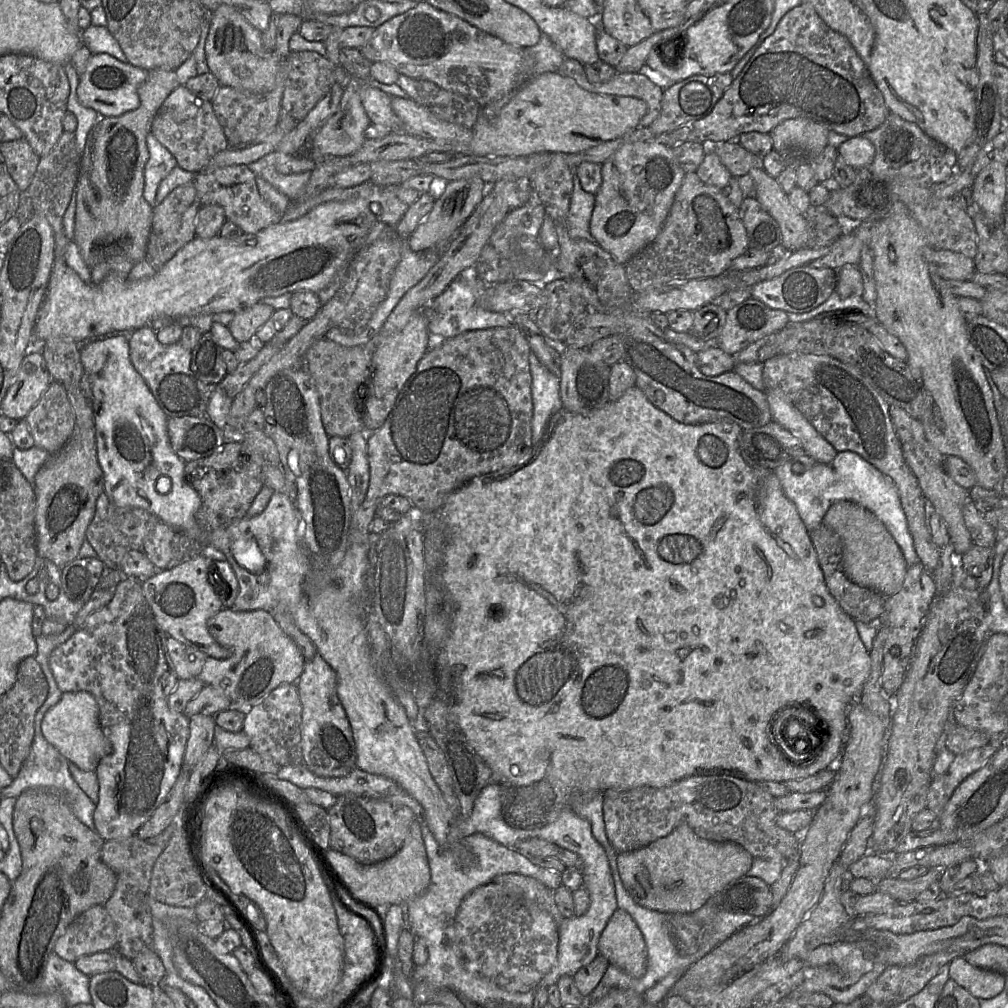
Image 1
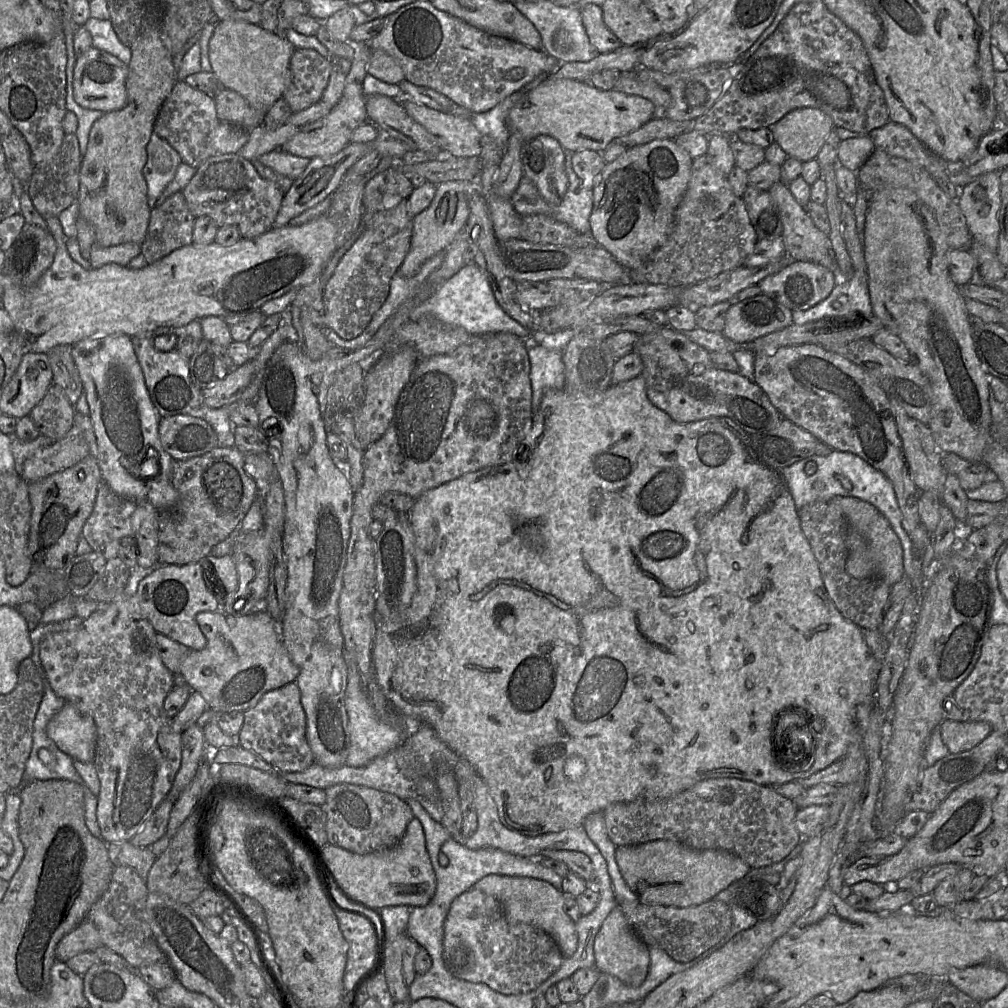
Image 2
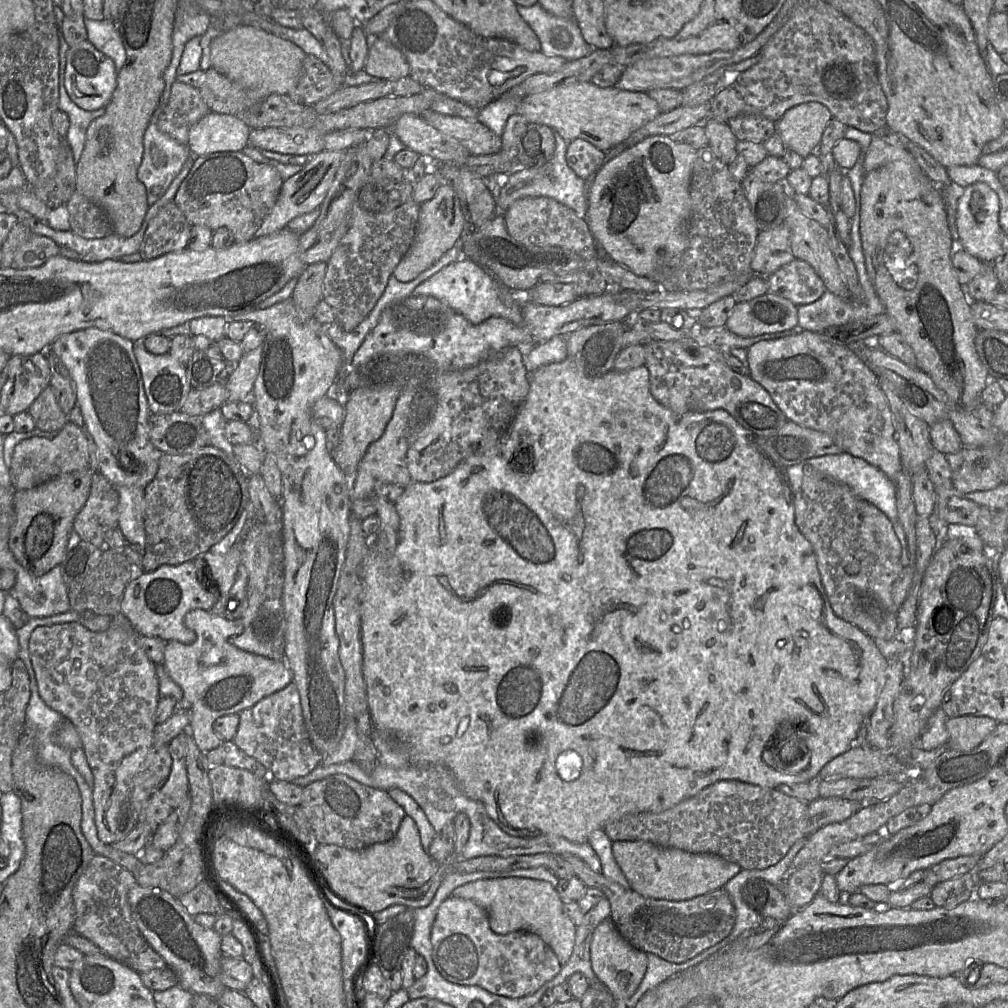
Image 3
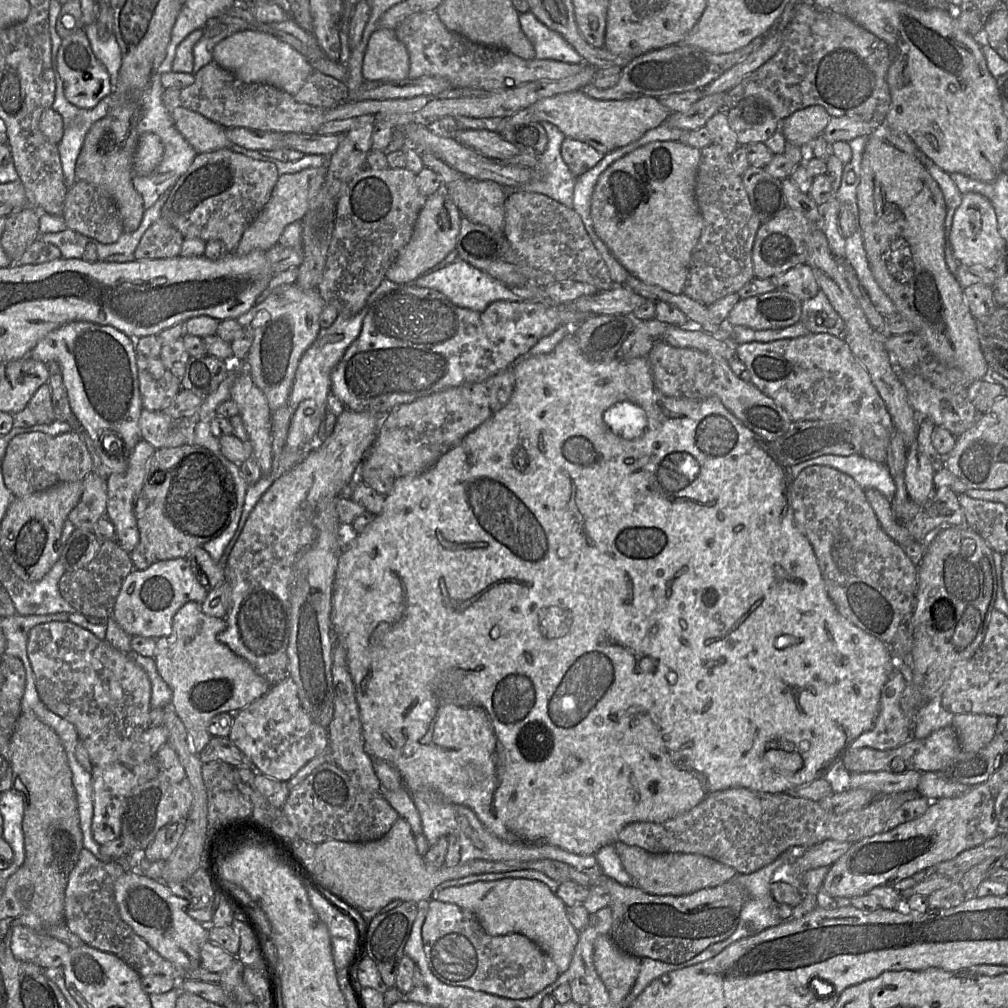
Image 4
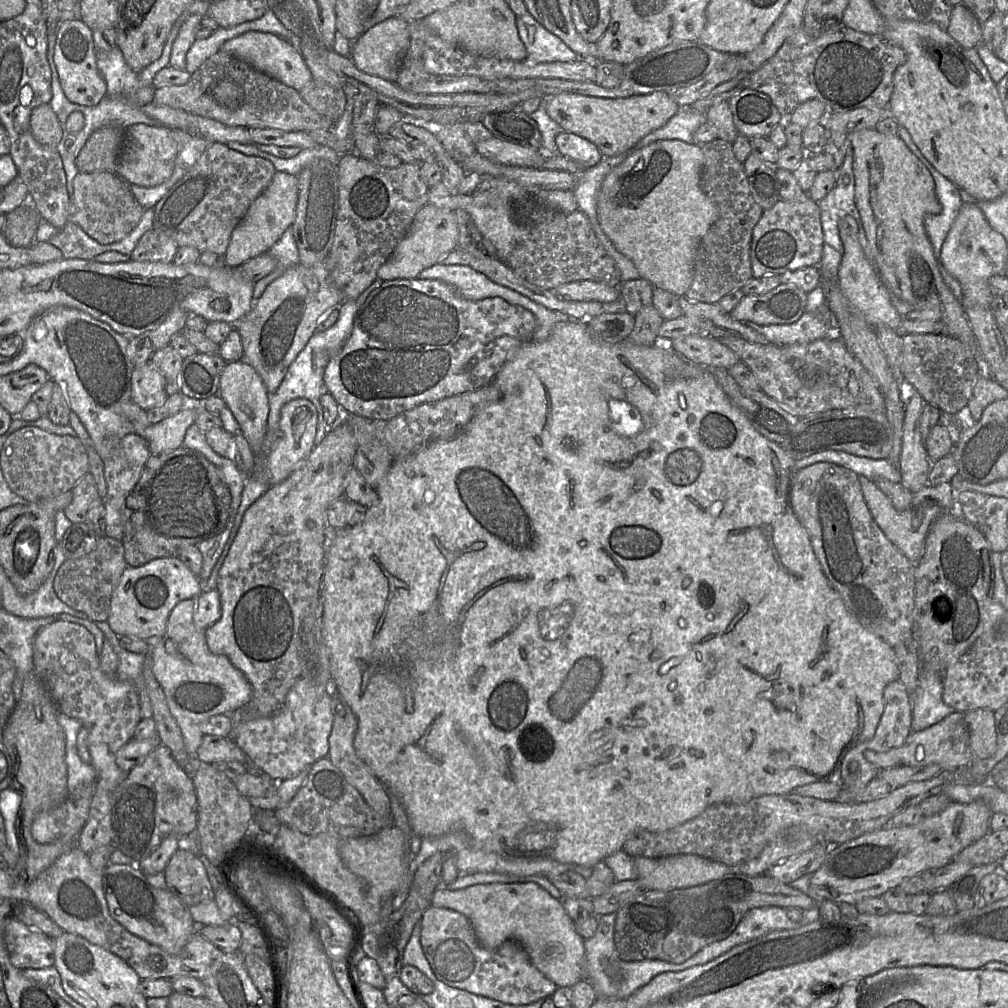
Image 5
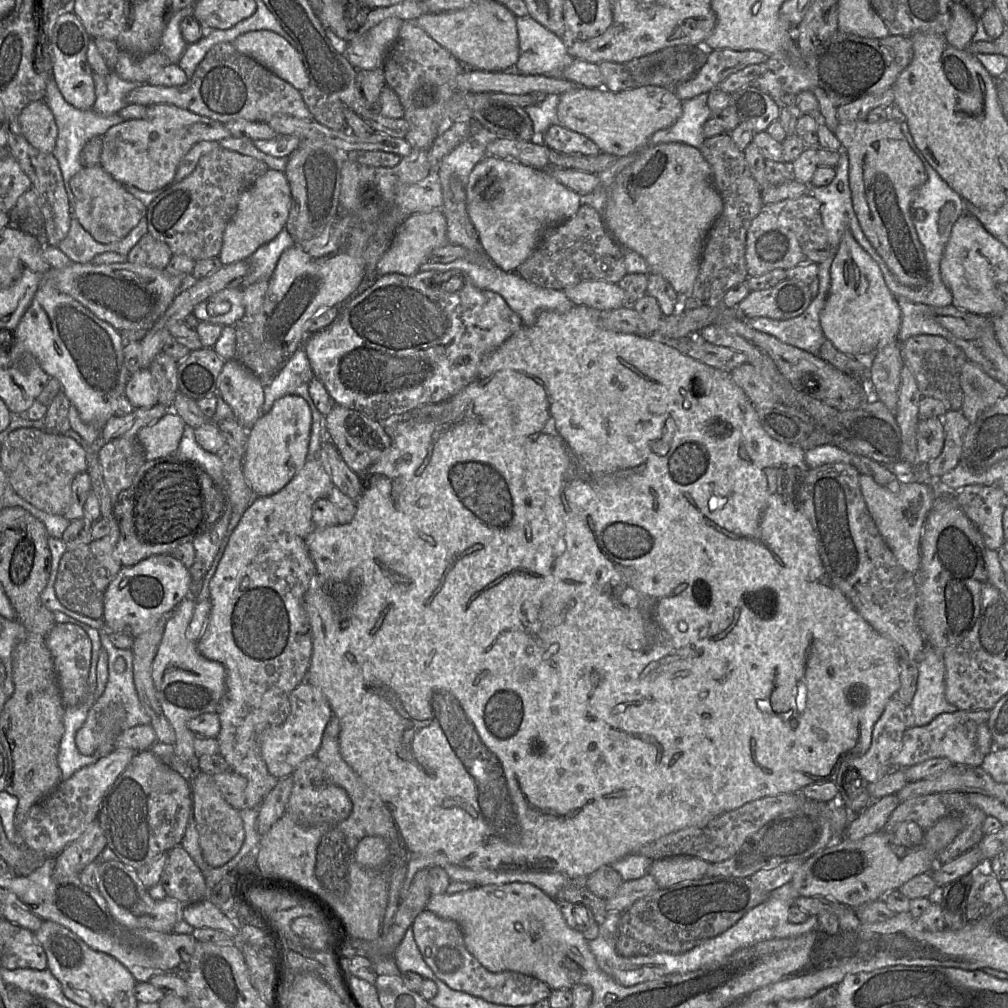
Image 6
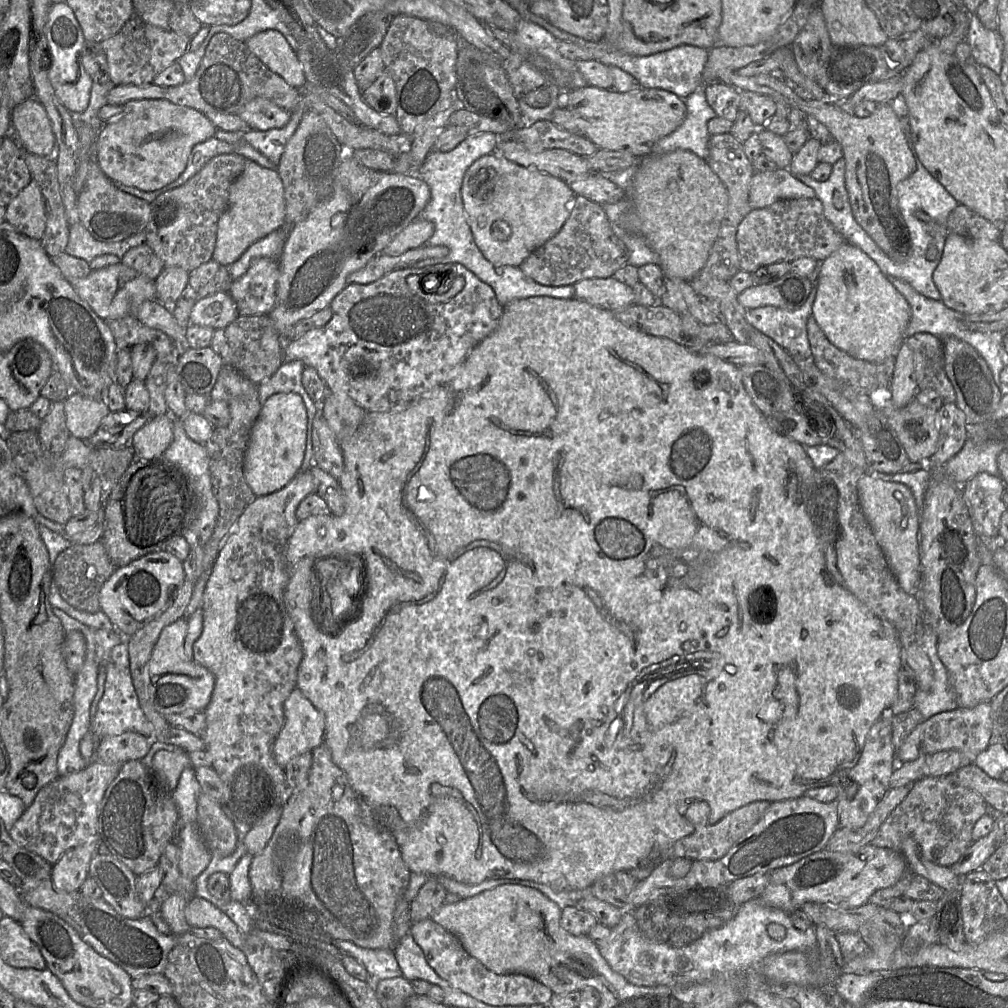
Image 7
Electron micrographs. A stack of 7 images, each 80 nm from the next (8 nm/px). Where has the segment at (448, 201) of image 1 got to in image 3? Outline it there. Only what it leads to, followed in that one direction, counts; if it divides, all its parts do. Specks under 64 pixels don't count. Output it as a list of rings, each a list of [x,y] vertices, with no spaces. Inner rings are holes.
[[[441,183],[435,196],[420,205],[414,239],[392,276],[401,282],[409,282],[432,266],[445,252],[457,245],[464,228],[464,216],[460,201],[451,186]]]

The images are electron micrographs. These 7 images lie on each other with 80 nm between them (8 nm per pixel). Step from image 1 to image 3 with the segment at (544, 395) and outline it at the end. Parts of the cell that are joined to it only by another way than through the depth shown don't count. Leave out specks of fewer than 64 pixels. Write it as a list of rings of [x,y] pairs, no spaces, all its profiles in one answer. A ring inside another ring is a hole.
[[[558,334],[533,347],[522,348],[525,350],[524,363],[529,376],[544,365],[565,360],[567,358],[567,339],[568,337]]]

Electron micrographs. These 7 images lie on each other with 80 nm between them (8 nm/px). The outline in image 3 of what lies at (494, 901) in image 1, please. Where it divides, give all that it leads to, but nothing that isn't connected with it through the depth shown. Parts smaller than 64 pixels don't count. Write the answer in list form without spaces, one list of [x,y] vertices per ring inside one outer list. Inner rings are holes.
[[[450,896],[438,908],[430,940],[432,959],[440,975],[453,984],[475,985],[488,992],[519,998],[533,994],[552,980],[561,970],[561,964],[553,950],[536,934],[514,931],[505,935],[494,933],[489,925],[486,911],[471,900]]]

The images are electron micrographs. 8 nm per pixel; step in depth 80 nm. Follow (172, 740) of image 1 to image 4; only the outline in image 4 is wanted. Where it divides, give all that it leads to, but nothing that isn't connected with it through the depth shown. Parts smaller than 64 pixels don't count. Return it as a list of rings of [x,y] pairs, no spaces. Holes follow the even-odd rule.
[[[55,621],[33,627],[28,637],[27,653],[40,699],[49,710],[76,727],[79,739],[86,747],[92,764],[94,791],[92,835],[99,845],[111,842],[121,836],[122,816],[132,791],[154,779],[159,771],[154,755],[140,755],[137,752],[137,742],[149,727],[151,681],[145,670],[129,655],[70,621]]]

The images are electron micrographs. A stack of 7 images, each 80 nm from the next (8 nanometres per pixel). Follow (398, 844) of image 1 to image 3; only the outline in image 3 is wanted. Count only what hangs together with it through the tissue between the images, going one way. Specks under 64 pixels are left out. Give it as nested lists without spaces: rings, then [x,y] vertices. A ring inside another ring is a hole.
[[[343,774],[331,775],[303,787],[302,800],[297,807],[305,814],[319,844],[333,844],[354,850],[391,840],[406,816],[404,809],[386,791],[365,786]]]

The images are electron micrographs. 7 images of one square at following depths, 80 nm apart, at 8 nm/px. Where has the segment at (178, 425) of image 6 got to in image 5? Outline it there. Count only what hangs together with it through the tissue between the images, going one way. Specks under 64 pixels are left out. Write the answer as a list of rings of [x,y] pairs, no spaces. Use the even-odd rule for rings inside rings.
[[[183,409],[158,423],[148,426],[141,434],[151,454],[161,454],[182,446],[187,429],[194,424],[199,409]]]

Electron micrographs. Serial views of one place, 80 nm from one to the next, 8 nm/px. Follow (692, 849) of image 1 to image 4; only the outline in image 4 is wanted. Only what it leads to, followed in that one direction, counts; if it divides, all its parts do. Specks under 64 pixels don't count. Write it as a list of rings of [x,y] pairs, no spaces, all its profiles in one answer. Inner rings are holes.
[[[620,841],[614,843],[614,848],[624,869],[631,876],[632,883],[644,892],[653,895],[687,895],[723,884],[738,874],[734,868],[700,854],[653,854],[640,847],[629,846]]]

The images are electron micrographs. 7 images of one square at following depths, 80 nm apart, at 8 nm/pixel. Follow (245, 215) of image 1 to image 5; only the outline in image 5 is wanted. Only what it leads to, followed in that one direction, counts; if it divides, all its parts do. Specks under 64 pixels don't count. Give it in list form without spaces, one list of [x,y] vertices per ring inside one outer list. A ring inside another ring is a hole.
[[[215,142],[194,166],[153,207],[152,229],[171,237],[178,245],[192,246],[201,253],[223,255],[232,232],[251,203],[268,187],[276,169],[263,158],[247,156]]]

